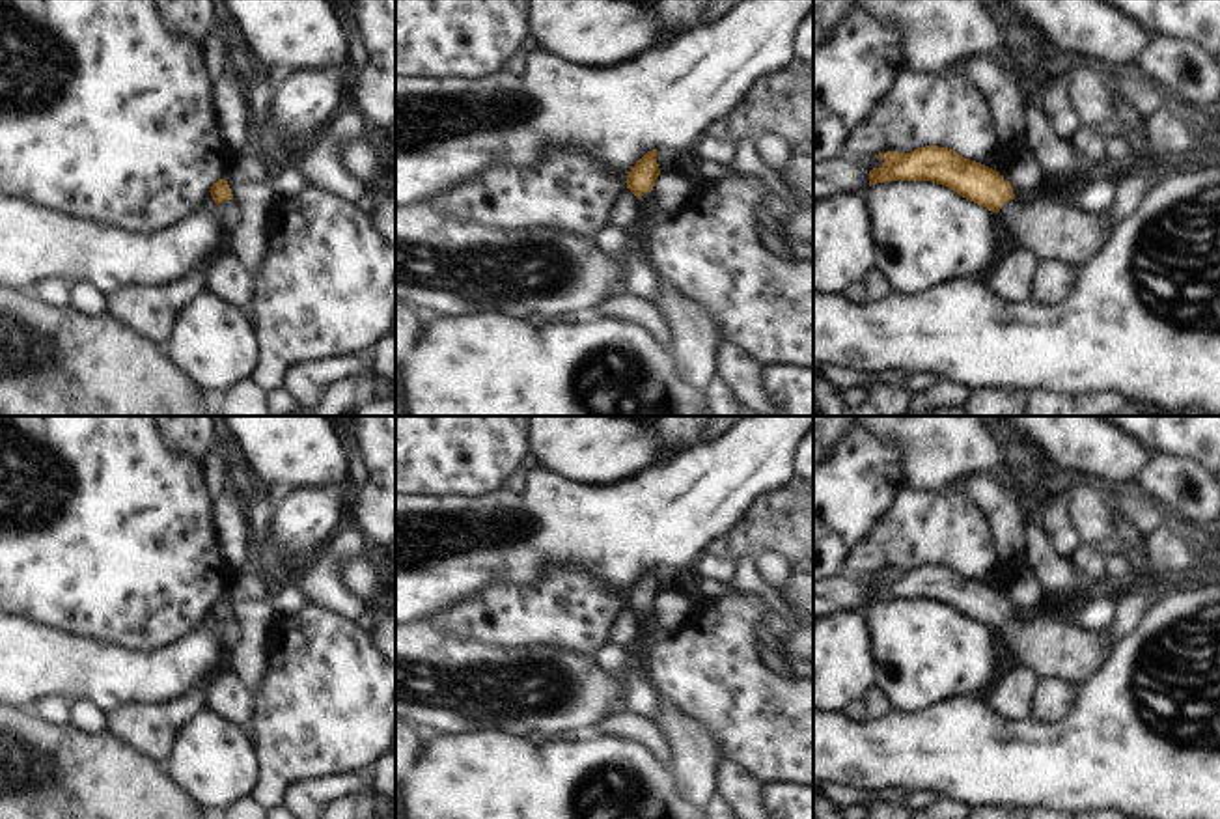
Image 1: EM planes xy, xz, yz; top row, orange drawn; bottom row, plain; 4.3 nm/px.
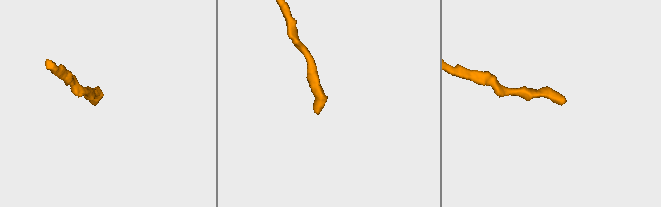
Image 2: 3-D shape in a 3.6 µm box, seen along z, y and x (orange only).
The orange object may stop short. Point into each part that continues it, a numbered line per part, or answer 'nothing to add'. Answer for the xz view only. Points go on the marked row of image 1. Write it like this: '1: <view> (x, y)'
1: xz (650, 215)

